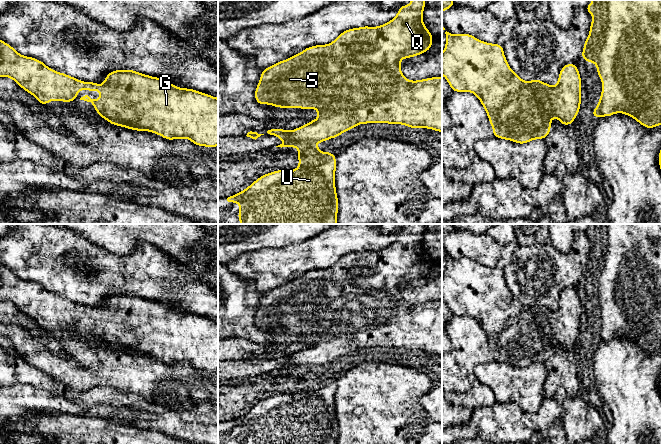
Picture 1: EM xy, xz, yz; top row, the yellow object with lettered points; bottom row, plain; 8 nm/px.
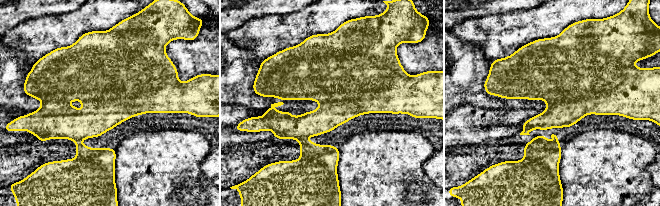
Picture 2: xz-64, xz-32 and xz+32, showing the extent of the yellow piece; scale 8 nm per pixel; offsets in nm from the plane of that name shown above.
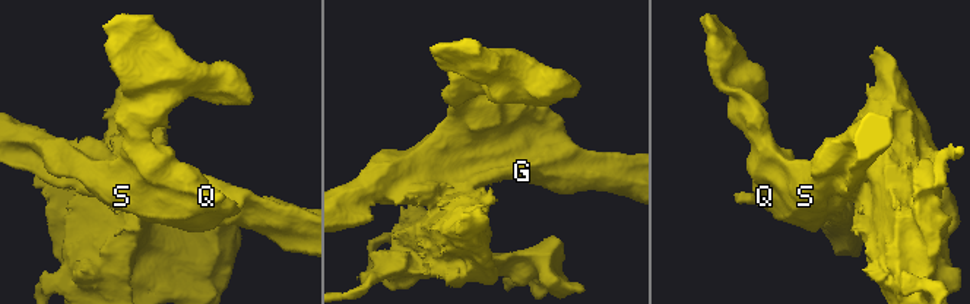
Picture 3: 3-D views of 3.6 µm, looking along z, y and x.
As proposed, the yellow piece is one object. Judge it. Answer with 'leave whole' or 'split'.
leave whole

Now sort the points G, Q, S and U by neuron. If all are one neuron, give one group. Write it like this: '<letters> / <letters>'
G Q S U

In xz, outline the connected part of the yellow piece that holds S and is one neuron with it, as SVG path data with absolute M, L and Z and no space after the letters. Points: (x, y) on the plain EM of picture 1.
M411 224L411 229L402 229L397 240L390 244L388 247L380 249L378 251L363 250L360 252L352 252L342 256L332 267L326 269L315 269L305 272L301 277L296 278L286 284L280 285L266 293L262 294L259 308L255 314L255 324L258 328L269 328L278 332L313 332L318 334L318 343L312 344L309 347L296 352L292 355L286 355L280 352L273 352L268 354L267 357L284 364L285 366L276 371L294 371L299 372L298 384L299 391L295 394L276 394L259 401L249 411L242 416L233 420L227 420L224 422L225 427L239 427L239 444L337 444L338 437L338 422L335 412L335 394L337 391L337 385L335 378L331 376L320 376L317 366L324 366L330 362L336 362L340 358L345 357L351 352L355 352L361 347L388 347L388 348L404 348L410 352L428 352L438 356L442 356L442 300L426 302L423 304L410 305L402 299L400 285L403 282L411 282L427 276L432 271L433 260L432 257L423 248L423 234L425 232L425 224Z

